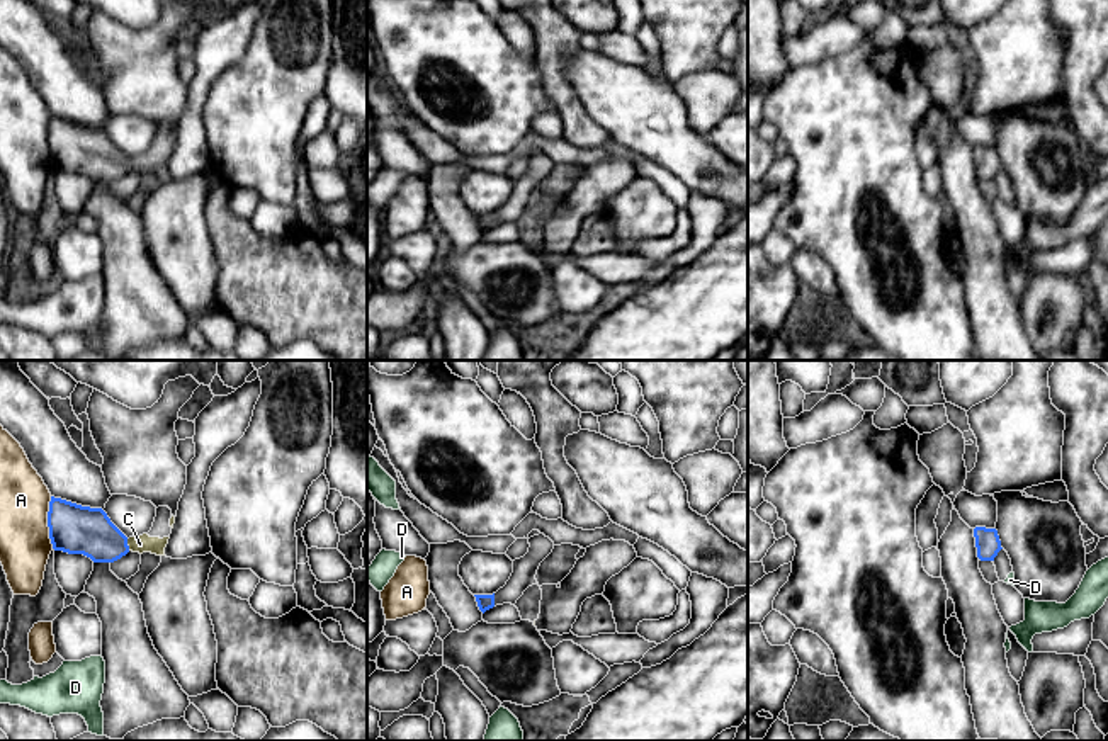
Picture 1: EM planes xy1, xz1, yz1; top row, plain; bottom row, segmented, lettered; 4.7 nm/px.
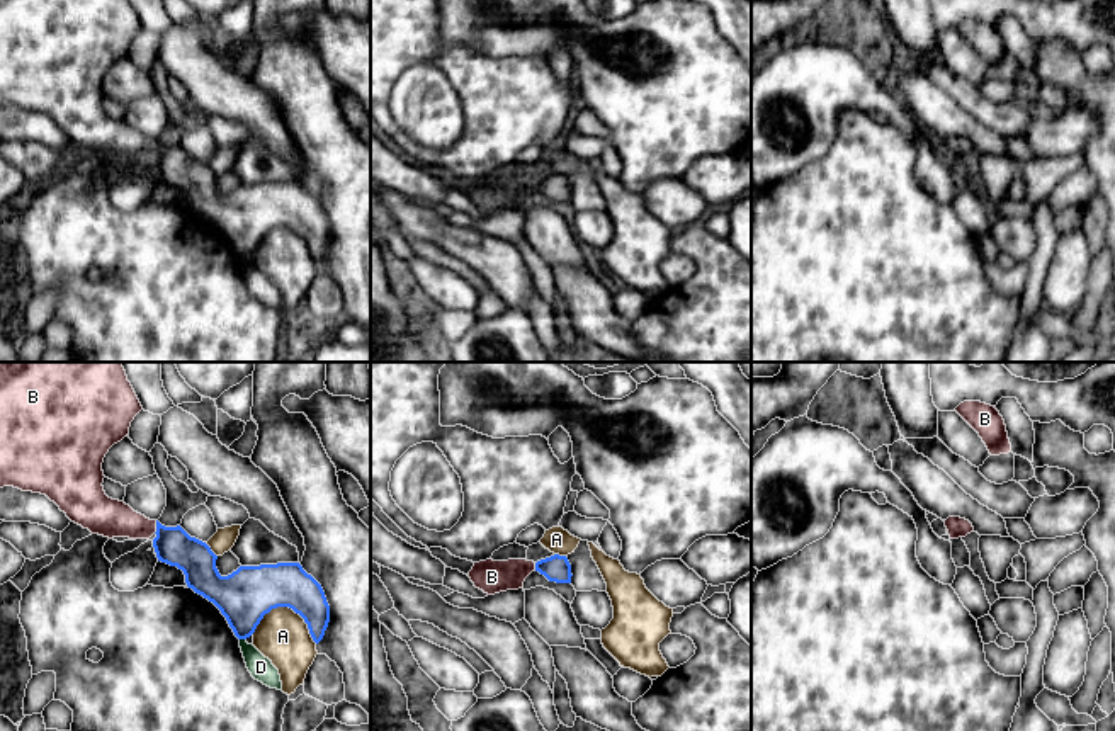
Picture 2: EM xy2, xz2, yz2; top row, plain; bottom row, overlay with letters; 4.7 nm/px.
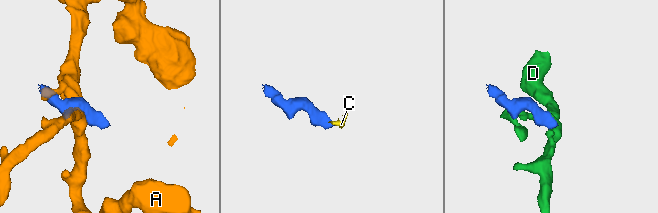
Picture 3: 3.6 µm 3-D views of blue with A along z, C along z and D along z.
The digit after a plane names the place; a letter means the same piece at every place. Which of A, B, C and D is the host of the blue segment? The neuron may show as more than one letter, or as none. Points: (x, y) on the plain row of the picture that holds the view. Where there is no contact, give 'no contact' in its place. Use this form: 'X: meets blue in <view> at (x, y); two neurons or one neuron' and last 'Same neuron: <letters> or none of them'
A: meets blue in xy2 at (286, 225); two neurons
B: meets blue in xy2 at (157, 147); one neuron
C: meets blue in xy1 at (126, 164); one neuron
D: meets blue in xy2 at (243, 257); two neurons
Same neuron: B, C

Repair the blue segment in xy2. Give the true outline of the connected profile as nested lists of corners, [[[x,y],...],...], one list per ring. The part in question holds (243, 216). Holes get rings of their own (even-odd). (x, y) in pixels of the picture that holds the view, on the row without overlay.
[[[0,0],[0,107],[14,105],[46,114],[71,141],[109,158],[150,158],[155,153],[153,167],[158,180],[182,189],[187,206],[221,230],[238,258],[250,257],[272,228],[289,226],[304,238],[313,260],[318,264],[330,241],[330,224],[321,204],[299,182],[240,185],[231,194],[221,196],[216,187],[218,175],[206,162],[190,156],[180,144],[165,146],[158,139],[150,139],[134,131],[124,121],[105,114],[102,105],[105,97],[104,76],[114,63],[127,56],[131,41],[141,29],[143,26],[129,0]]]

